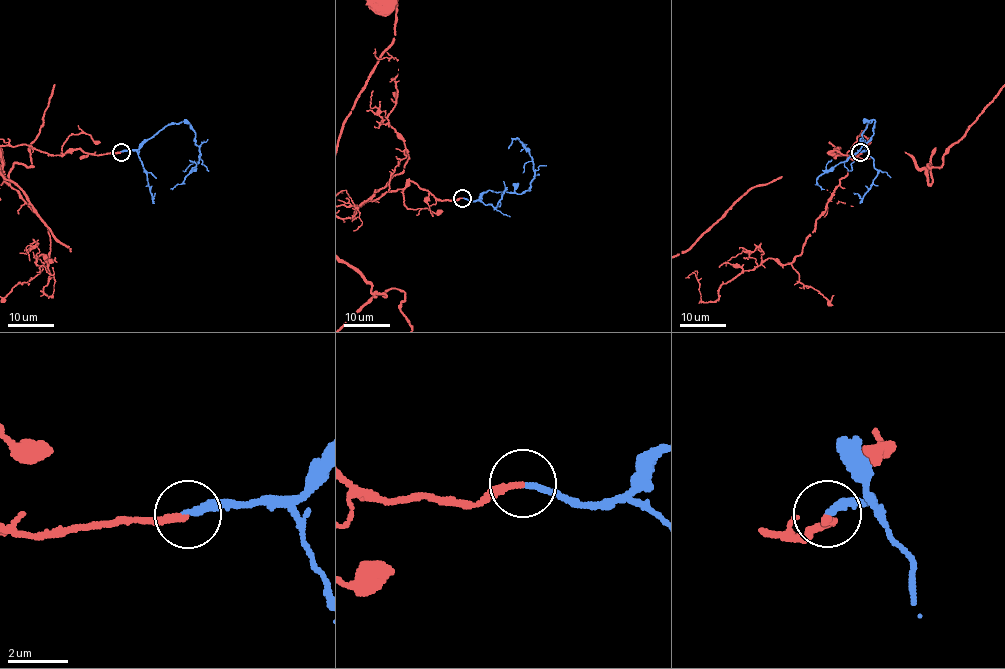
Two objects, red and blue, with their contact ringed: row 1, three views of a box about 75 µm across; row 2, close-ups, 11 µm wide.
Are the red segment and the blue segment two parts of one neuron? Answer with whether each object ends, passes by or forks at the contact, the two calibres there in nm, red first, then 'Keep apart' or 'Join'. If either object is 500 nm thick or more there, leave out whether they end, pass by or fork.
At the ring red ends. At the ring blue ends. Thickness 220 nm (red) against 200 nm. Join

